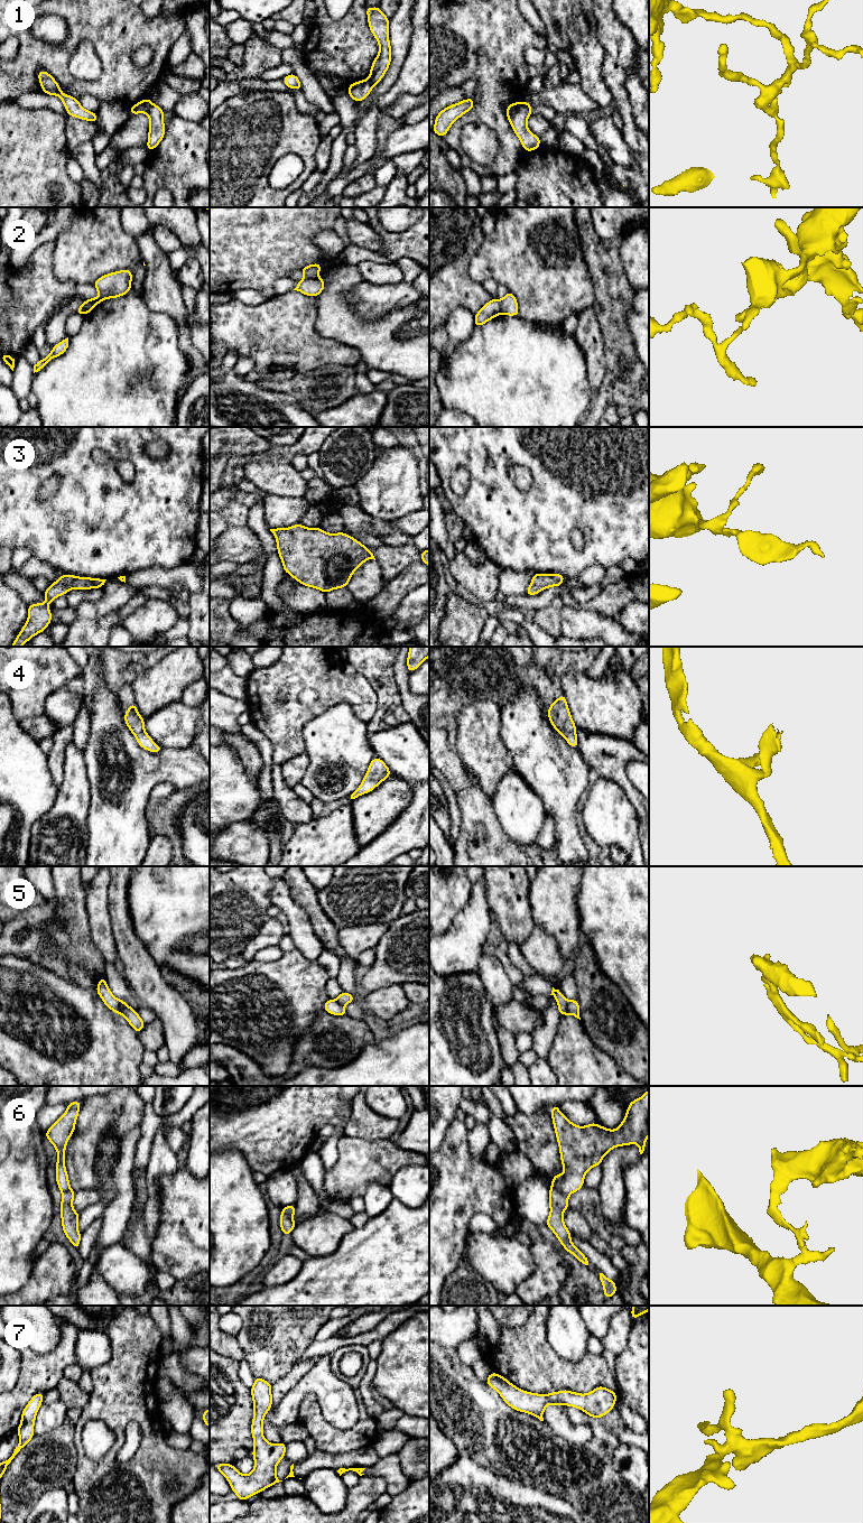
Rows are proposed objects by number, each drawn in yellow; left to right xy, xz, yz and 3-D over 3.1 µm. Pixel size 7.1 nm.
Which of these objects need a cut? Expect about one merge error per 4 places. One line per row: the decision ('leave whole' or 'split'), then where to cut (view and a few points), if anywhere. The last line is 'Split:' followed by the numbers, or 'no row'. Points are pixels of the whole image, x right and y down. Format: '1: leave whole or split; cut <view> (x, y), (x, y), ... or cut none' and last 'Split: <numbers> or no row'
1: split; cut xy (152, 103), (146, 112)
2: split; cut xy (96, 303), (89, 303), (80, 313)
3: leave whole; cut none
4: leave whole; cut none
5: leave whole; cut none
6: split; cut yz (551, 1186), (567, 1196)
7: leave whole; cut none
Split: 1, 2, 6

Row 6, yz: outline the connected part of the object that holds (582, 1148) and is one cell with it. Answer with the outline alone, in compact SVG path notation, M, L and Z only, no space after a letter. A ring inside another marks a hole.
M649 1089L640 1098L630 1102L625 1117L615 1130L609 1130L595 1122L586 1126L575 1125L559 1111L558 1105L551 1106L551 1118L564 1168L563 1174L555 1174L551 1179L551 1187L569 1196L584 1187L586 1172L600 1166L612 1149L637 1143L640 1154L643 1153L649 1136Z

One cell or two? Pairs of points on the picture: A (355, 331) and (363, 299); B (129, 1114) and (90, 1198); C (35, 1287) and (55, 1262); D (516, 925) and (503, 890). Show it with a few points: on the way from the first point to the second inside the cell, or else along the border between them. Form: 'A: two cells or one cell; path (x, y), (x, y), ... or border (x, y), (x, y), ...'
A: two cells; border (348, 293), (348, 303), (362, 318), (384, 314)
B: two cells; border (95, 1188), (81, 1188), (75, 1191)
C: one cell; path (40, 1281), (54, 1268)
D: one cell; path (514, 916), (509, 899)

